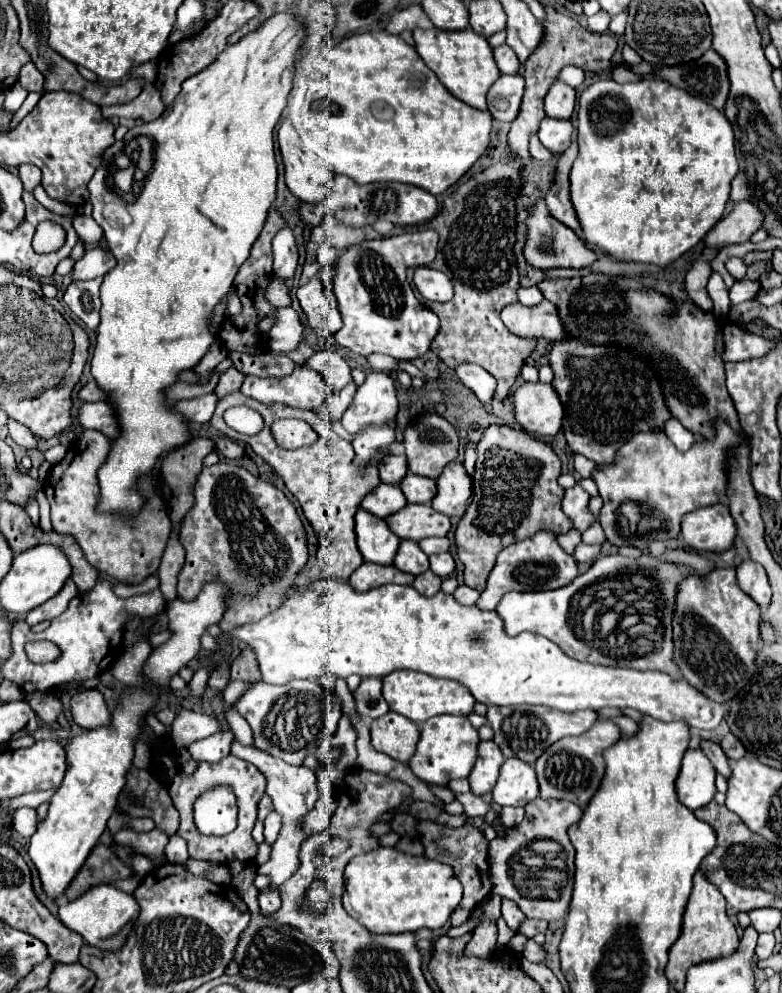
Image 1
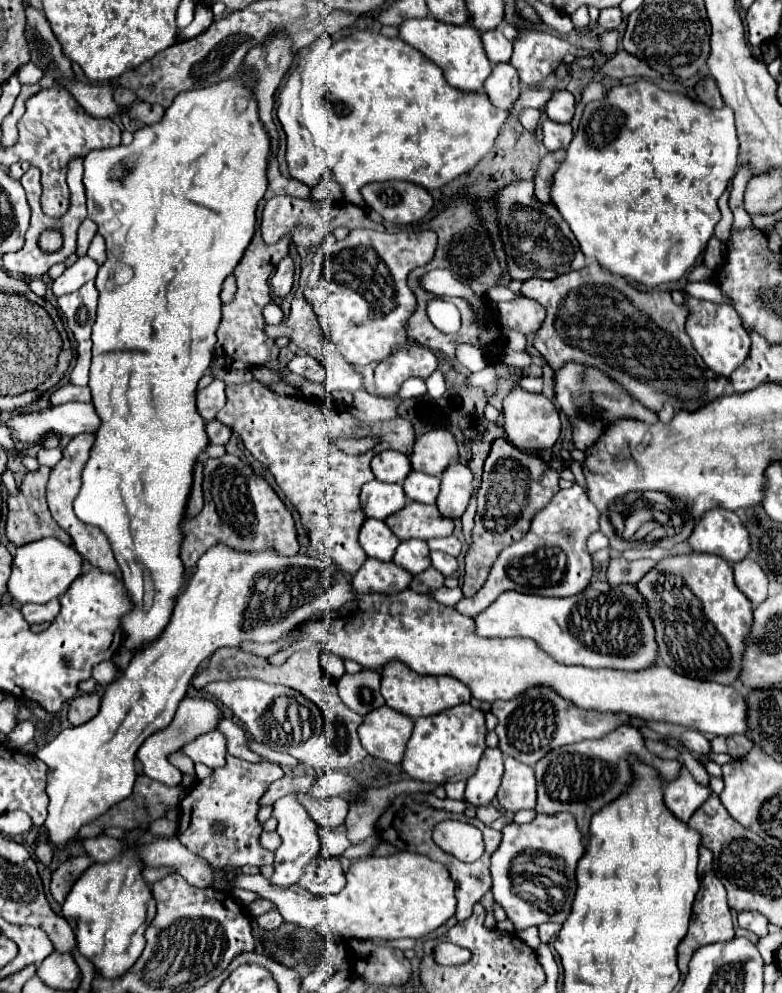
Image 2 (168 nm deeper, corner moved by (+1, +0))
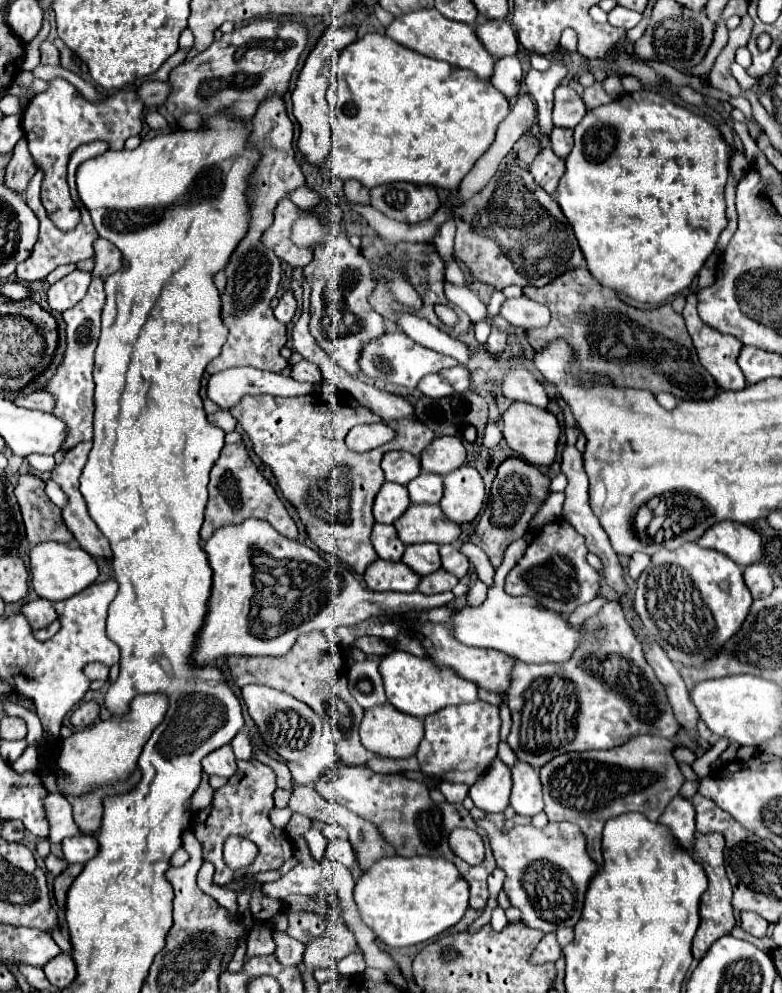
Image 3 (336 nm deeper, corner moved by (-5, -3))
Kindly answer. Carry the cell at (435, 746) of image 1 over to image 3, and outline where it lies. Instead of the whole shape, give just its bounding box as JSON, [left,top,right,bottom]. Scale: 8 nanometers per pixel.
[416,701,500,785]

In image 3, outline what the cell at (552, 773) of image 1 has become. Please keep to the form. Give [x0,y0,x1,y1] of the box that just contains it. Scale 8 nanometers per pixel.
[540,735,684,867]

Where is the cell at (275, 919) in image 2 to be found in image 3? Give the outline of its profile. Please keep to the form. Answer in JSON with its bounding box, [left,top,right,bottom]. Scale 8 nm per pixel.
[274,931,304,967]

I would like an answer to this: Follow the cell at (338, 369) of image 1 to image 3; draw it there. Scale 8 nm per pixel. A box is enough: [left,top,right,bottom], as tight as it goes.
[290,359,322,383]

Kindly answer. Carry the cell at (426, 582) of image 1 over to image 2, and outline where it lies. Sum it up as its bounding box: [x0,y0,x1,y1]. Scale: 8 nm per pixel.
[410,568,444,594]

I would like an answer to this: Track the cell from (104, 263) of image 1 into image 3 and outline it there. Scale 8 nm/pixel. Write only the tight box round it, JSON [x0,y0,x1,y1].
[48,271,90,313]

